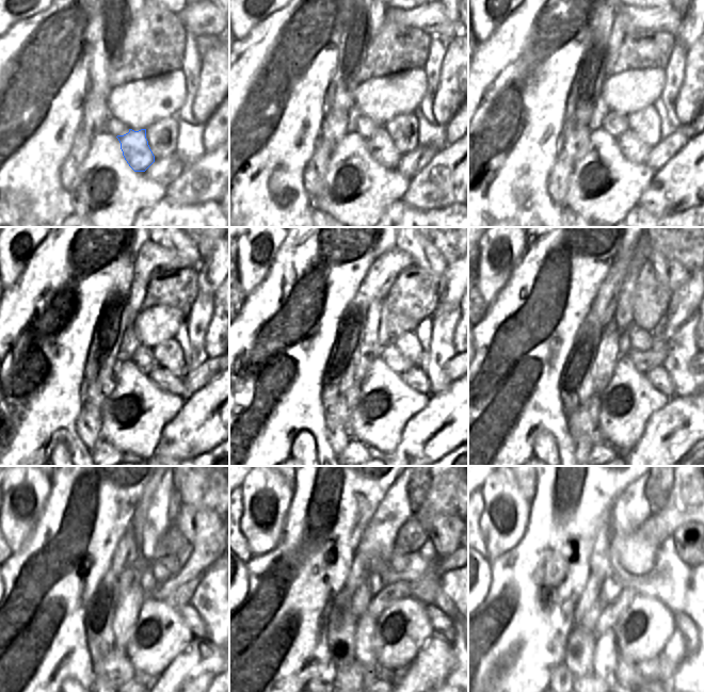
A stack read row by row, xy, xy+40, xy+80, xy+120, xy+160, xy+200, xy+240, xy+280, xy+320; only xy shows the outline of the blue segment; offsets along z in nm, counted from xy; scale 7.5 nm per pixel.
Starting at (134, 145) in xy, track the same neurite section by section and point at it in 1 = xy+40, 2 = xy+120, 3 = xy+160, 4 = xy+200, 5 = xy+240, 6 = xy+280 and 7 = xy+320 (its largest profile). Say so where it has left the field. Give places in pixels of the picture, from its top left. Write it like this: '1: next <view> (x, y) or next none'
1: next xy+40 (380, 145)
2: next xy+120 (164, 380)
3: next xy+160 (416, 377)
4: next xy+200 (658, 376)
5: next xy+240 (193, 621)
6: next xy+280 (443, 626)
7: next xy+320 (684, 624)

